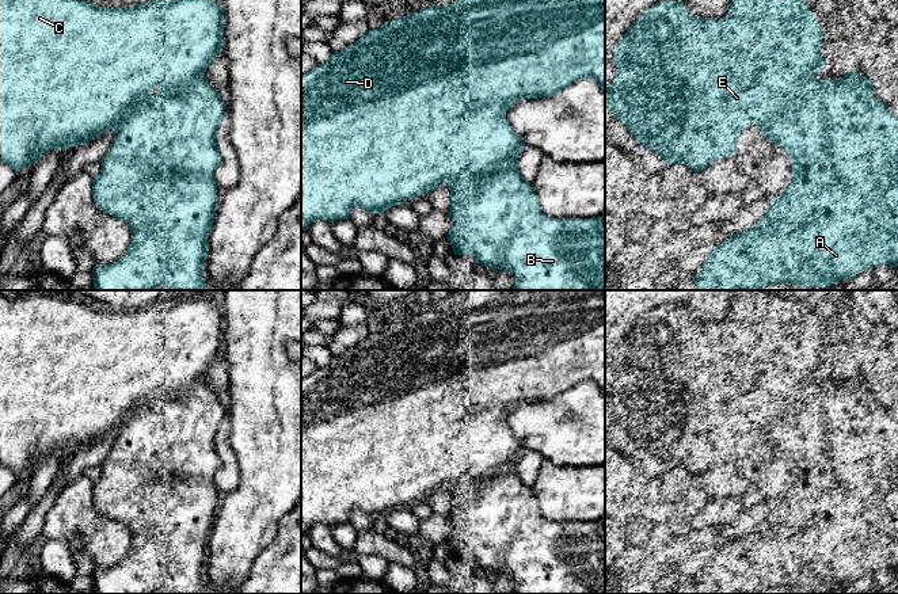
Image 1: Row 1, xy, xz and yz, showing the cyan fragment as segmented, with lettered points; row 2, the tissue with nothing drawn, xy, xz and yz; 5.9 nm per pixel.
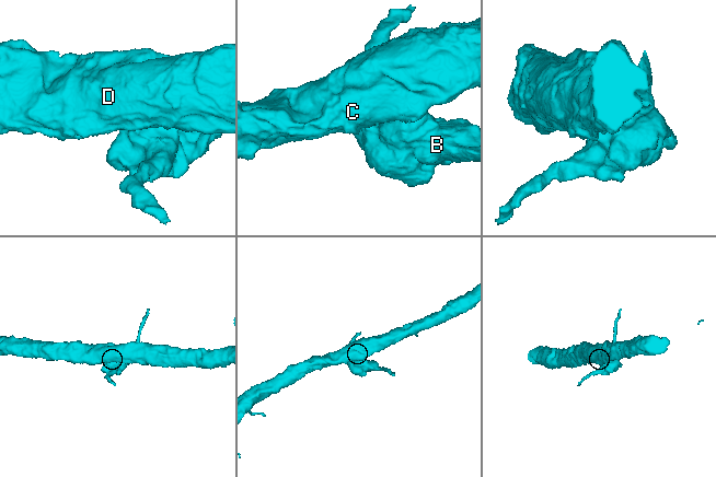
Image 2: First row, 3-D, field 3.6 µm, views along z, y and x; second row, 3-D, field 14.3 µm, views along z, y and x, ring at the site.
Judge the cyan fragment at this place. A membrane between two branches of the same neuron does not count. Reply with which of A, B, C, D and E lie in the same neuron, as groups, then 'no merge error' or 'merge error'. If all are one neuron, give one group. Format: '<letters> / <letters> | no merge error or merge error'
A B / C D E | merge error

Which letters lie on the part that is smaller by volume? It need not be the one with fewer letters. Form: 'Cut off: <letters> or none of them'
Cut off: A, B

